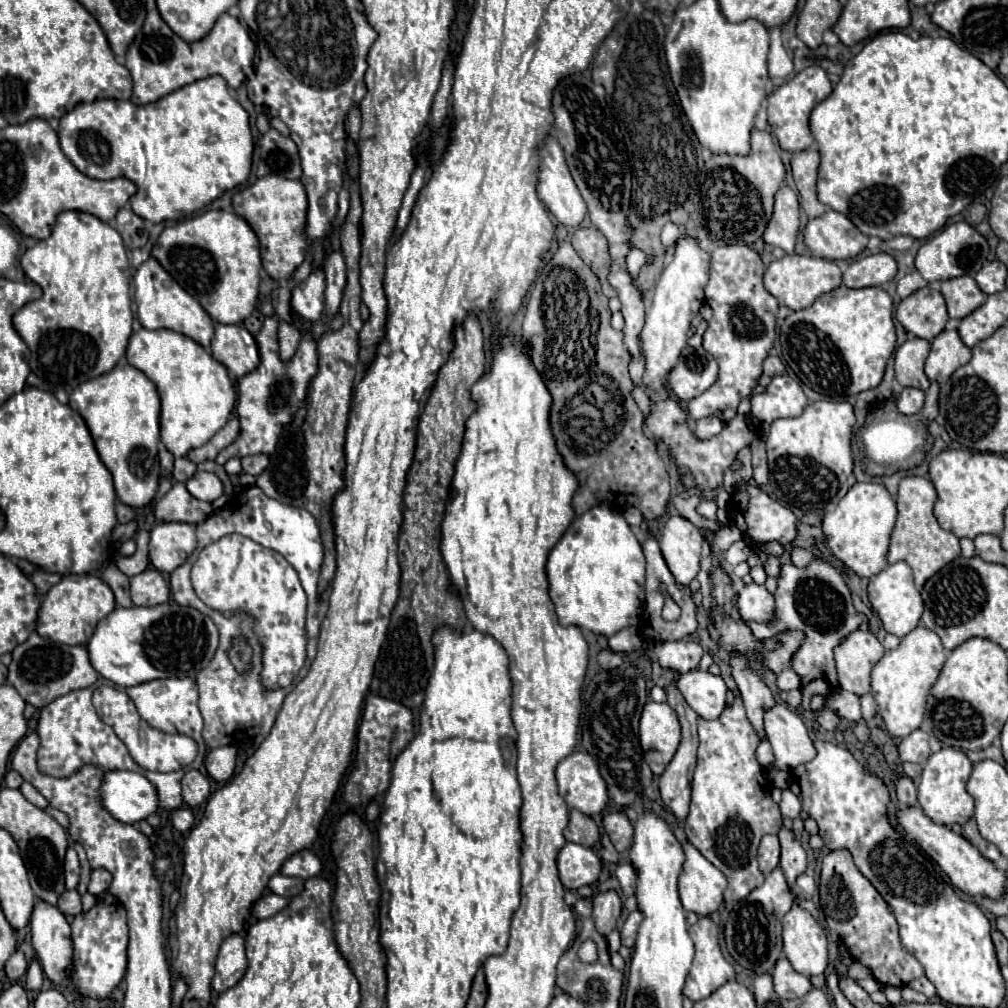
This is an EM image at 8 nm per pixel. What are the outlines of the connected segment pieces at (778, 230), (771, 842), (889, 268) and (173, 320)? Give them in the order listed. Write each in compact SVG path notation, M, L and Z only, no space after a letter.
M781 186L775 196L773 218L763 234L765 244L783 248L787 254L793 252L799 232L799 200L789 186Z
M763 836L759 844L759 868L763 874L769 874L779 864L779 838Z
M881 252L865 258L857 258L849 264L847 272L843 274L843 282L847 288L867 288L867 286L881 286L891 282L897 274L897 264L893 256Z
M153 256L139 266L137 274L132 279L132 285L134 299L137 302L137 318L145 328L149 328L149 330L169 328L169 330L175 330L175 332L181 332L181 334L193 338L203 348L209 348L209 342L213 338L213 320L211 320L211 316L203 310L203 306L191 294L187 294L173 280L171 274L167 274L163 270L163 266Z

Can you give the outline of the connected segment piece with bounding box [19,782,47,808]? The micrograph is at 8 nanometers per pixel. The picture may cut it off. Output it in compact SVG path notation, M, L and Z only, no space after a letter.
M23 782L23 784L19 786L19 792L21 792L31 804L35 804L35 806L39 806L39 808L45 808L45 806L47 806L47 800L45 800L29 782Z

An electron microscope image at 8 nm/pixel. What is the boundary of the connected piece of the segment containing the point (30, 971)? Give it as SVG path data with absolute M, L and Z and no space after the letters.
M31 960L29 968L27 968L27 988L31 990L39 990L43 984L43 970L41 964L37 960Z

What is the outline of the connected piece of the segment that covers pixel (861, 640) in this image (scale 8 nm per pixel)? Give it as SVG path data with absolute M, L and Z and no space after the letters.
M857 630L835 648L839 686L863 696L869 692L869 674L875 662L885 654L881 642L871 634Z

